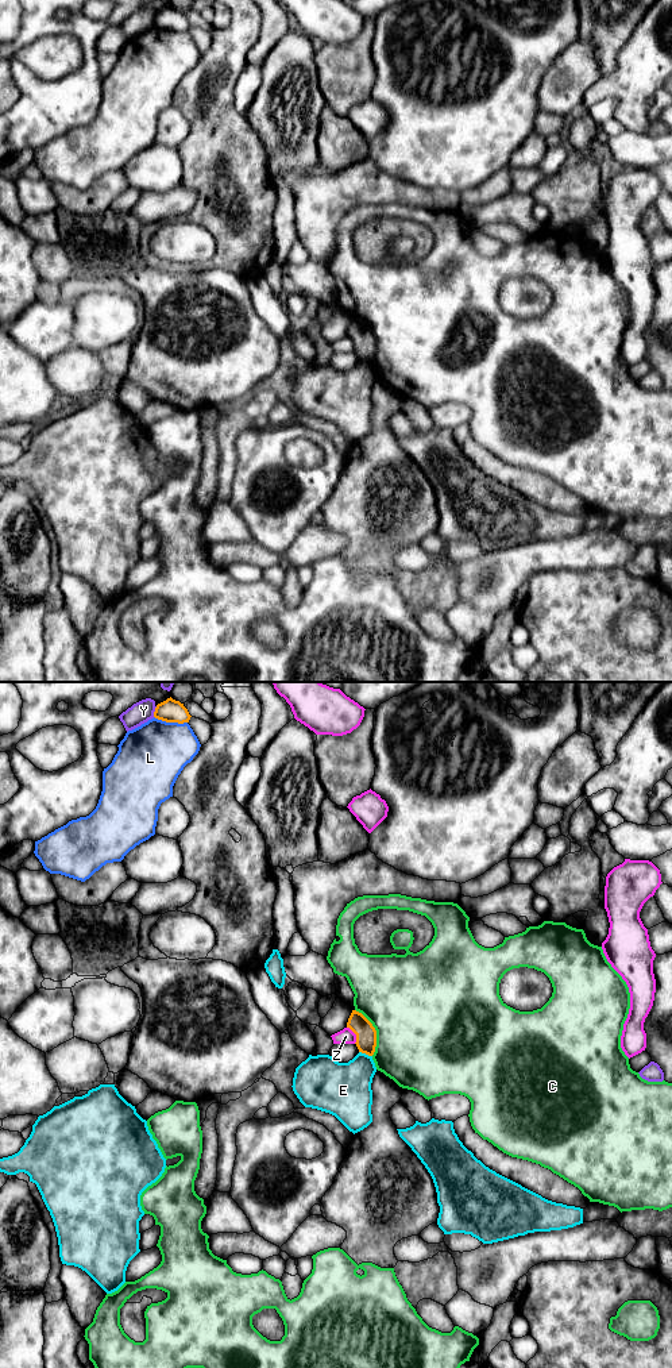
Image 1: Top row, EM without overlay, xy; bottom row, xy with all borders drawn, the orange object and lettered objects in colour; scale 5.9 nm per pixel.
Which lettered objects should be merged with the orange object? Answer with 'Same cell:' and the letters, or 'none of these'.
Same cell: none of these

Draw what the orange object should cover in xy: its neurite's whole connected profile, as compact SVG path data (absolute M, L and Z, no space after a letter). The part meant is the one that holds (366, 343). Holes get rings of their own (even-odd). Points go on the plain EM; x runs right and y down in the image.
M352 319L347 336L356 343L359 361L372 365L376 355L376 339L372 332L362 321Z

